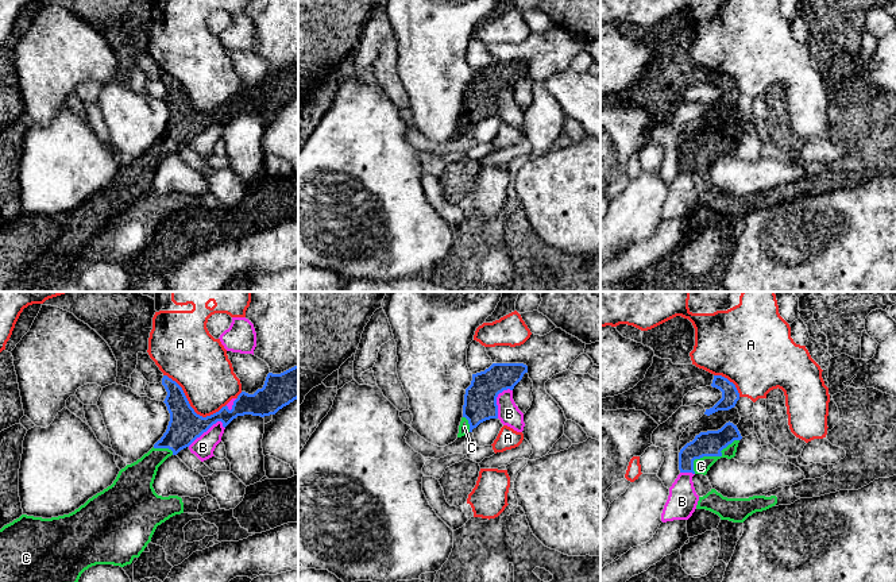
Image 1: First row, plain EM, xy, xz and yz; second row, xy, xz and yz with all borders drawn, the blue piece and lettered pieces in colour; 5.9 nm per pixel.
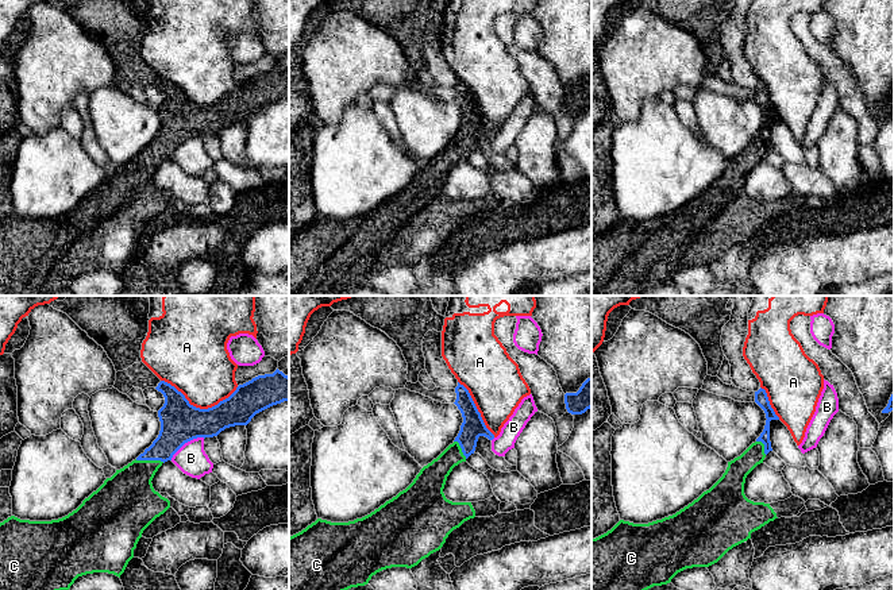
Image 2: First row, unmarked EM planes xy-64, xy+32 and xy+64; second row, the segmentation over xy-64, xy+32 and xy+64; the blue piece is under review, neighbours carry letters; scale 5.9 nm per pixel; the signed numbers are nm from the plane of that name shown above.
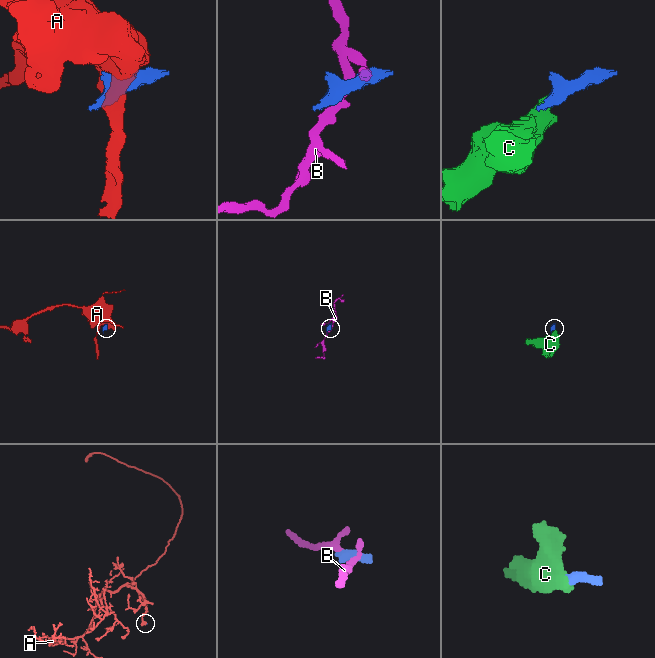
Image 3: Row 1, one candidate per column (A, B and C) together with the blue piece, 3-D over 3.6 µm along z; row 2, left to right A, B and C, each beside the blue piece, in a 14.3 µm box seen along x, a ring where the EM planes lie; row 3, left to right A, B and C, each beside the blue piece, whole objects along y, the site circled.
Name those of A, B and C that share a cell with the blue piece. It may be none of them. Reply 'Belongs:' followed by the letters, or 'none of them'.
Belongs: C

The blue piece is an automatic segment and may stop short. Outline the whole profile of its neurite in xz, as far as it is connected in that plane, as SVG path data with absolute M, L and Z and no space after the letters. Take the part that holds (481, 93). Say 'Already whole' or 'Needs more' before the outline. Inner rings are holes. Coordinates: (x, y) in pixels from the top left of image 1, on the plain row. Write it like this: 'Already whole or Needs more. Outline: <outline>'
Needs more. Outline: M493 61L484 69L472 72L471 82L464 92L457 135L472 130L486 117L498 116L498 92L507 86L513 88L525 70L528 63L524 61Z

